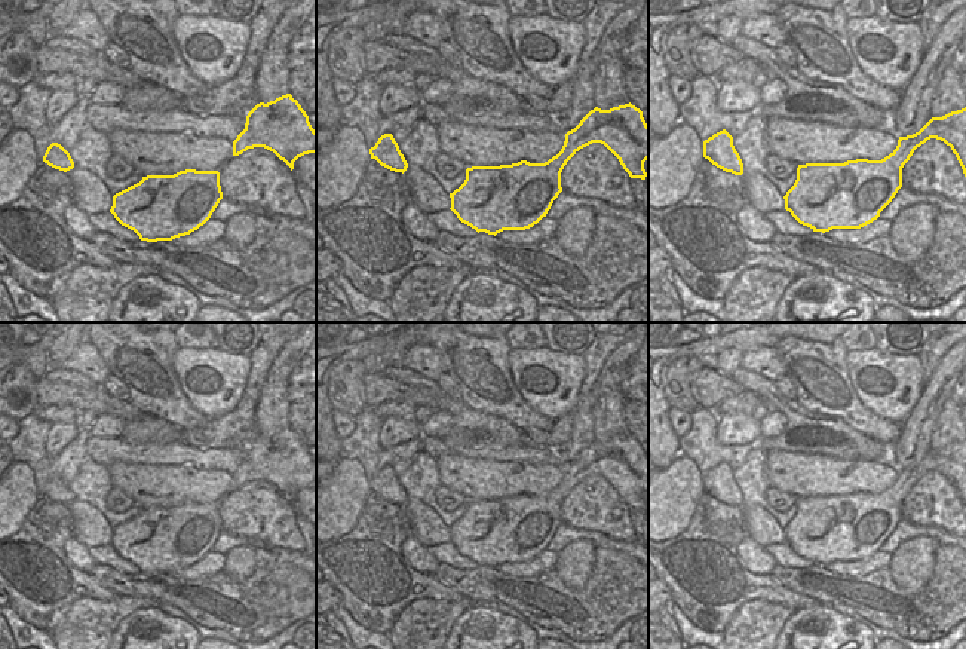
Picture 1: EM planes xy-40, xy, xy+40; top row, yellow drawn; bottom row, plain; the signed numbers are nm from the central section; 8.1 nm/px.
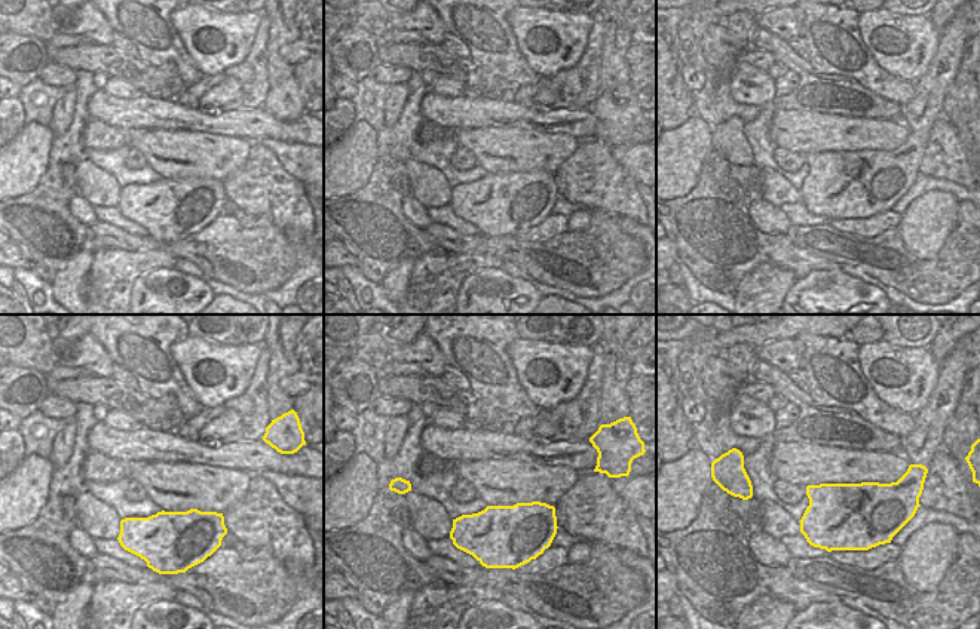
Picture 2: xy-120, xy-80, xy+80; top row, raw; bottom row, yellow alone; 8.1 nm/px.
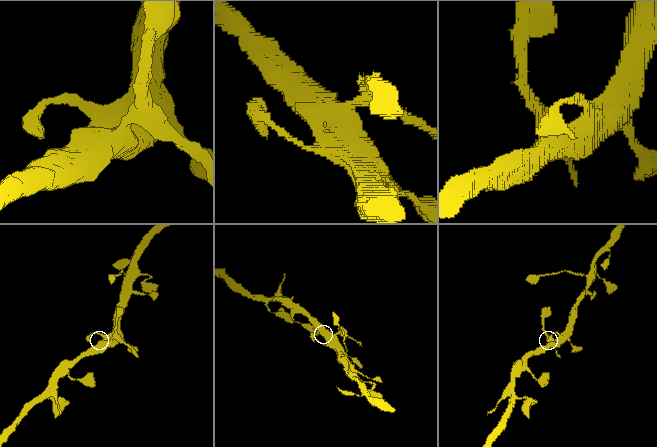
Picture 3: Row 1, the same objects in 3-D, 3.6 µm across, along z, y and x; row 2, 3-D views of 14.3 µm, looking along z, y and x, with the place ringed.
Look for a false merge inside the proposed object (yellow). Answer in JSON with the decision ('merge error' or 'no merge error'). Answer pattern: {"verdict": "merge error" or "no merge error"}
{"verdict": "merge error"}

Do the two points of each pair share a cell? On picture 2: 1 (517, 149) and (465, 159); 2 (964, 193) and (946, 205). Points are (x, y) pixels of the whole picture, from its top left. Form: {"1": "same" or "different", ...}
{"1": "different", "2": "different"}

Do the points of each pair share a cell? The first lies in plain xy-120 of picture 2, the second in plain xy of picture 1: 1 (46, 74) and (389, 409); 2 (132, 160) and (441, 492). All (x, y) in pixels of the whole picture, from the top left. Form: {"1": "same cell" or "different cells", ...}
{"1": "same cell", "2": "same cell"}

